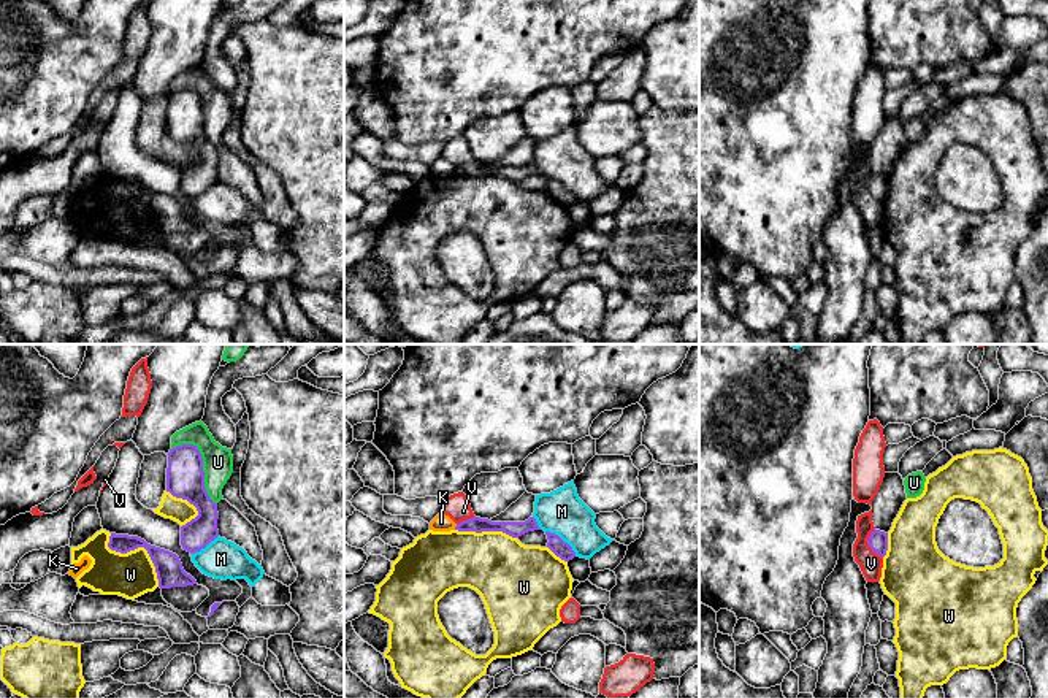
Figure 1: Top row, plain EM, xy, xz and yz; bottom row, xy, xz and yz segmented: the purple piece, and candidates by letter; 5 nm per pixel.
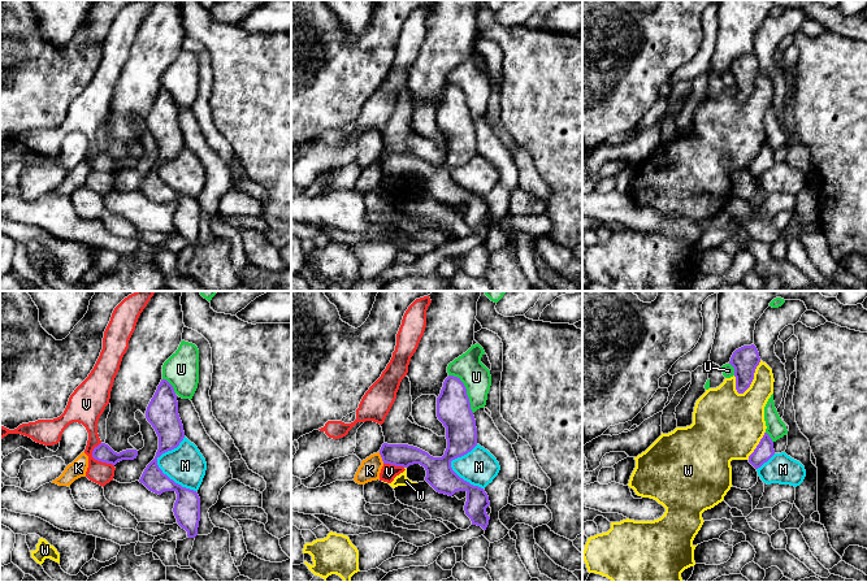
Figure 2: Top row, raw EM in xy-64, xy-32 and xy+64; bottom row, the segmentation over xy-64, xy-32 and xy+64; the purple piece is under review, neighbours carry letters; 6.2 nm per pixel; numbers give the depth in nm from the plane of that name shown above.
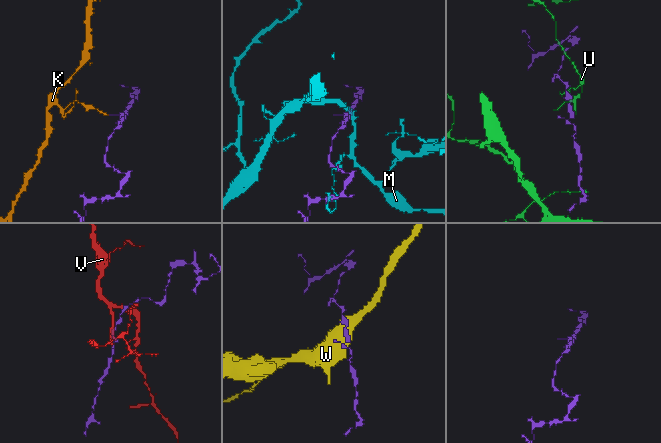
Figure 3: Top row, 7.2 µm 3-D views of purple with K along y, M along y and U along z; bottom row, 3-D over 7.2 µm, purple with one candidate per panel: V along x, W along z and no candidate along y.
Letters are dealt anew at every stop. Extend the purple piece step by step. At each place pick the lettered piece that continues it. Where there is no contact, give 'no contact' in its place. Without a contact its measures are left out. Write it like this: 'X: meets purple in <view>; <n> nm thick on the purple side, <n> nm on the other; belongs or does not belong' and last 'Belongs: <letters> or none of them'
K: meets purple in xz; 80 nm thick on the purple side, 90 nm on the other; does not belong
M: meets purple in xz; 90 nm thick on the purple side, 220 nm on the other; does not belong
U: meets purple in xy; 190 nm thick on the purple side, 160 nm on the other; does not belong
V: meets purple in yz; 100 nm thick on the purple side, 120 nm on the other; does not belong
W: meets purple in xy; 140 nm thick on the purple side, 220 nm on the other; does not belong
Belongs: none of them

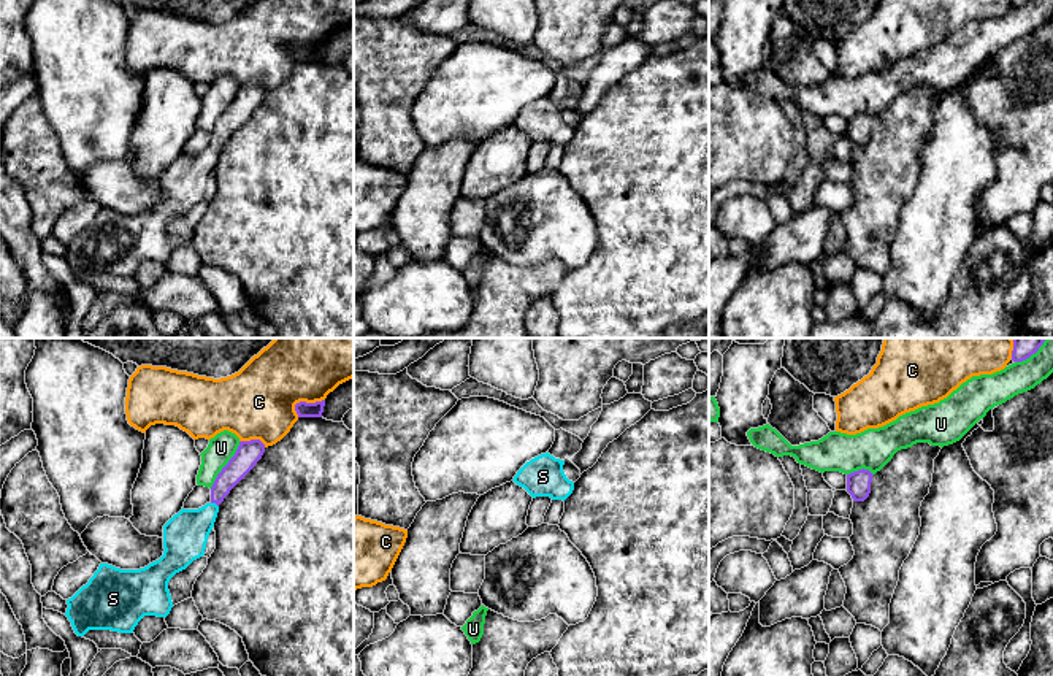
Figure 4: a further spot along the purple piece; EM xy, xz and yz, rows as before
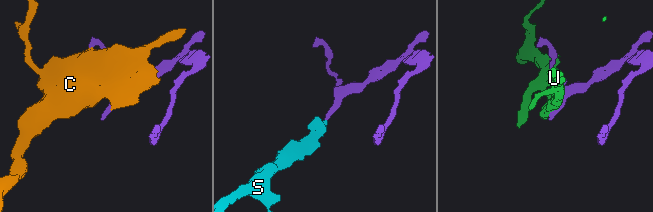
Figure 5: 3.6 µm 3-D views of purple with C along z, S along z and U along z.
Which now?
C: meets purple in xy; 80 nm thick on the purple side, 420 nm on the other; does not belong
S: meets purple in xy; 110 nm thick on the purple side, 220 nm on the other; belongs
U: meets purple in xy; 120 nm thick on the purple side, 140 nm on the other; does not belong
Belongs: S

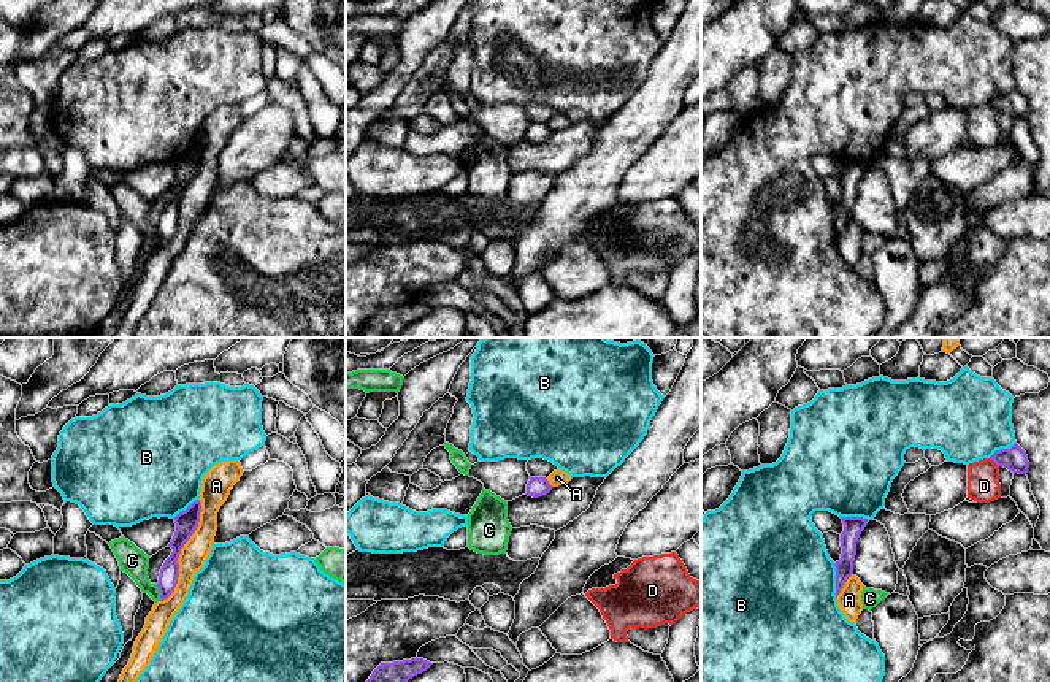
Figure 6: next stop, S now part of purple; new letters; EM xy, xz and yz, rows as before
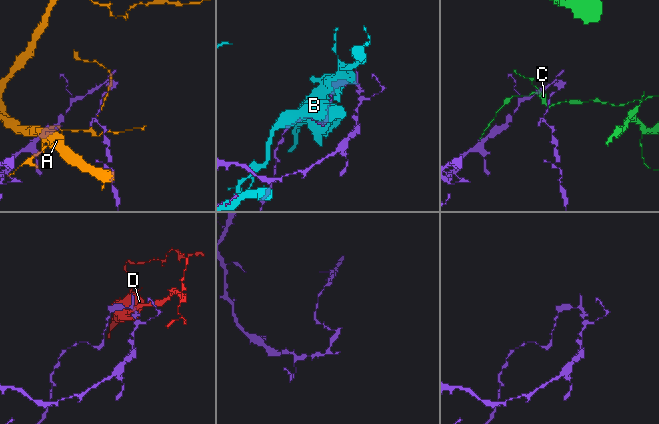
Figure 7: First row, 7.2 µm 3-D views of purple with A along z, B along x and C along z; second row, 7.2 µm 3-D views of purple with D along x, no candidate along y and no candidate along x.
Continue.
A: meets purple in xy; 110 nm thick on the purple side, 140 nm on the other; does not belong
B: meets purple in yz; 100 nm thick on the purple side, 500 nm on the other; does not belong
C: meets purple in xy; 100 nm thick on the purple side, 140 nm on the other; does not belong
D: meets purple in yz; 120 nm thick on the purple side, 160 nm on the other; does not belong
Belongs: none of them

